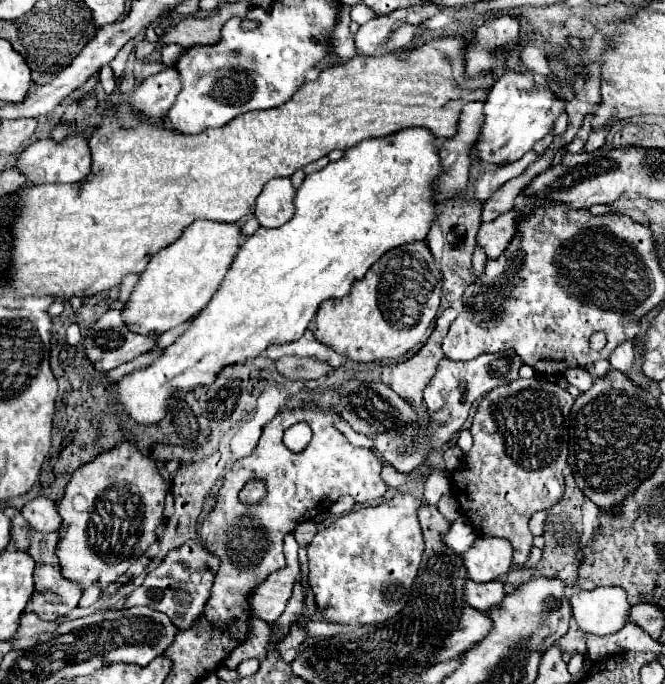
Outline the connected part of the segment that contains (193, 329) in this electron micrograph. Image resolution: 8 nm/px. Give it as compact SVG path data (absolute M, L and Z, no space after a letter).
M410 127L388 137L366 139L348 149L340 161L328 163L322 171L308 175L294 195L294 217L278 229L260 227L254 235L246 237L208 307L198 313L192 325L166 347L158 359L124 375L112 387L110 397L118 401L124 413L136 423L156 425L166 417L172 395L178 397L196 387L212 385L224 367L242 365L270 345L298 341L322 301L348 295L354 281L360 281L386 251L426 237L430 223L436 219L432 181L440 171L434 135L430 135L428 129Z

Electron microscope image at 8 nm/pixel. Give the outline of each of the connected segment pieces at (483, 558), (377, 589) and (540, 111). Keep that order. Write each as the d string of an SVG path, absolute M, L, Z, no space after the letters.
M478 535L474 545L464 553L464 565L472 581L494 581L508 573L512 565L512 545L506 539Z
M398 493L390 501L338 517L308 545L308 583L324 621L374 625L398 615L406 605L424 553L418 525L420 499Z
M506 71L498 77L494 87L490 89L490 95L484 103L484 121L480 125L480 137L476 141L474 155L482 163L494 163L494 165L506 165L514 163L528 153L536 141L540 141L544 135L550 133L554 121L558 119L560 111L566 107L566 101L556 99L542 77L538 77L532 71L514 73Z

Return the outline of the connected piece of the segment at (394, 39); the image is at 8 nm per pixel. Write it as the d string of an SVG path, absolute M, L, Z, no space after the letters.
M402 25L400 29L396 29L396 31L390 35L390 39L386 41L384 49L386 49L386 51L398 51L398 49L402 49L404 45L408 45L408 43L414 39L414 35L416 35L416 25Z

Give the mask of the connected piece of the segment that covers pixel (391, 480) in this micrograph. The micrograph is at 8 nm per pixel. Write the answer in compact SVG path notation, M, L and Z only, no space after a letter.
M388 463L381 465L381 476L385 483L391 487L398 487L405 485L408 482L408 476L406 474L398 473Z

